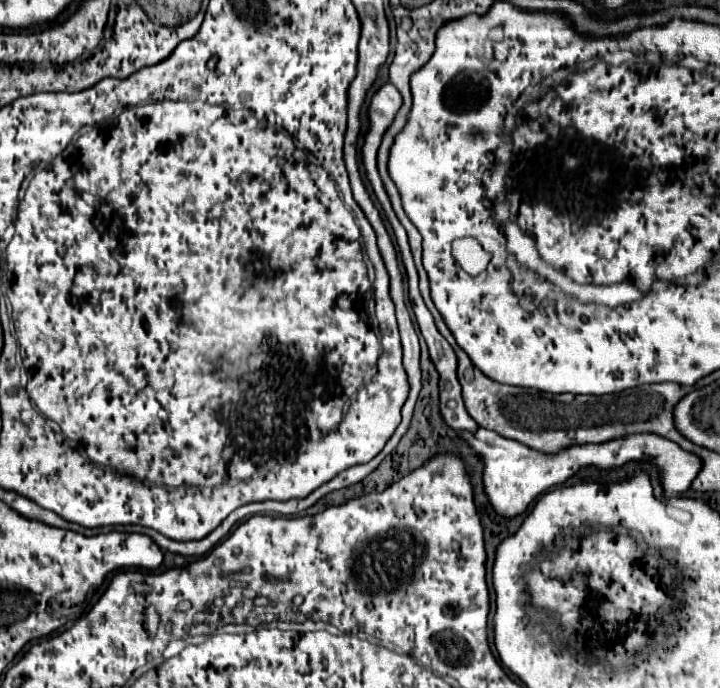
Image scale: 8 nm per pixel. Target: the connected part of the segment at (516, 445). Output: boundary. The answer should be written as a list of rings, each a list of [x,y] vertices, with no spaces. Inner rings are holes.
[[[481,429],[477,433],[463,433],[461,435],[477,455],[483,457],[485,461],[485,471],[483,471],[483,483],[485,491],[489,495],[491,505],[499,515],[513,517],[519,515],[527,509],[527,505],[543,491],[565,483],[571,475],[577,475],[589,465],[595,465],[599,469],[611,469],[619,467],[627,461],[641,461],[641,457],[653,459],[653,463],[661,469],[661,483],[663,483],[663,497],[673,497],[685,493],[693,479],[699,475],[703,463],[699,457],[691,451],[683,451],[675,441],[665,439],[655,433],[631,433],[619,439],[611,439],[605,443],[583,443],[583,445],[569,445],[557,453],[543,453],[537,449],[531,449],[515,439],[501,437],[495,431]]]

